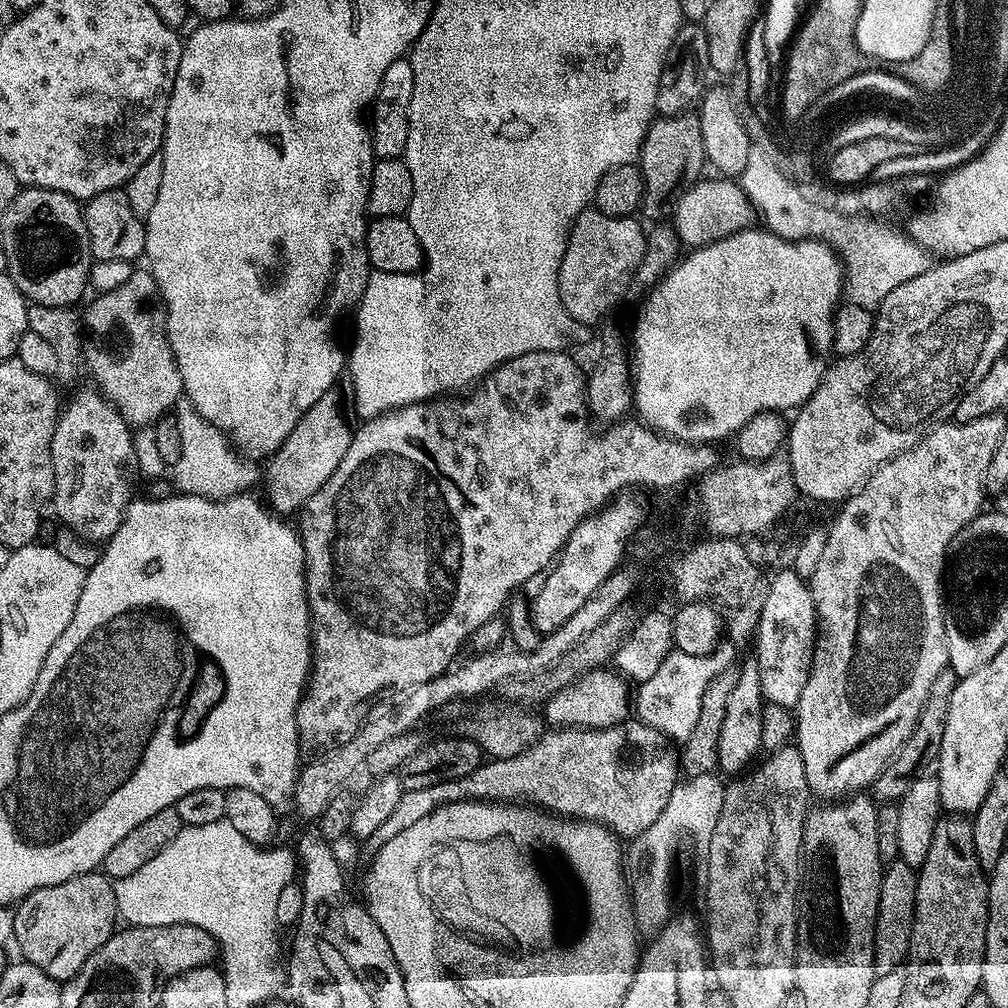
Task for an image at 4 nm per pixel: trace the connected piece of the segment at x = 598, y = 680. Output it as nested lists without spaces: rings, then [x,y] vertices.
[[[608,666],[593,668],[581,680],[576,680],[570,686],[566,686],[566,690],[562,690],[550,697],[542,708],[543,723],[551,726],[553,729],[612,728],[615,724],[625,723],[630,716],[630,688],[628,692],[628,687],[630,687],[629,681],[621,676],[619,671],[613,670]]]

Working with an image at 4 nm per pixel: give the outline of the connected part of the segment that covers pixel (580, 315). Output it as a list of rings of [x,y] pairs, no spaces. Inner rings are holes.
[[[585,210],[572,224],[566,254],[558,270],[562,306],[579,324],[595,326],[629,291],[634,274],[644,257],[646,228],[632,216],[608,216]]]

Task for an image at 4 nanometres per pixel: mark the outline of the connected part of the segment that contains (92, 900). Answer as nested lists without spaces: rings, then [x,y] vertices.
[[[99,871],[34,890],[15,905],[14,911],[12,940],[20,947],[21,957],[57,982],[74,978],[86,958],[118,928],[116,890],[113,881]]]

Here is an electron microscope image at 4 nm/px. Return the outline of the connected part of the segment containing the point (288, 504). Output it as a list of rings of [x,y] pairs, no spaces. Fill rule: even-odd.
[[[328,403],[313,406],[271,457],[266,500],[272,511],[281,517],[291,517],[291,512],[296,514],[303,509],[305,502],[323,486],[326,478],[338,470],[338,462],[342,462],[350,446],[353,429],[344,425],[339,406]]]

